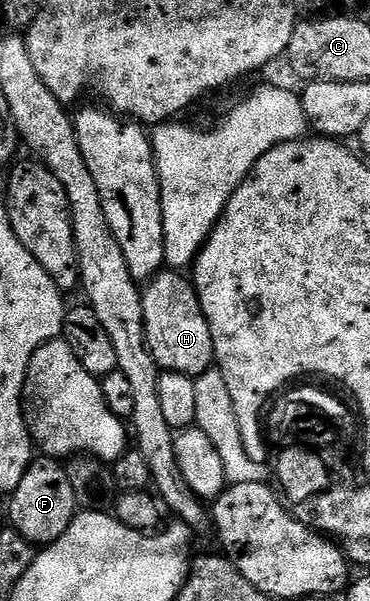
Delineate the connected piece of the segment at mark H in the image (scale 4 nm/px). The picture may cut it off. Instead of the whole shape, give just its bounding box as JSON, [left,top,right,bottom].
[142,268,215,379]

